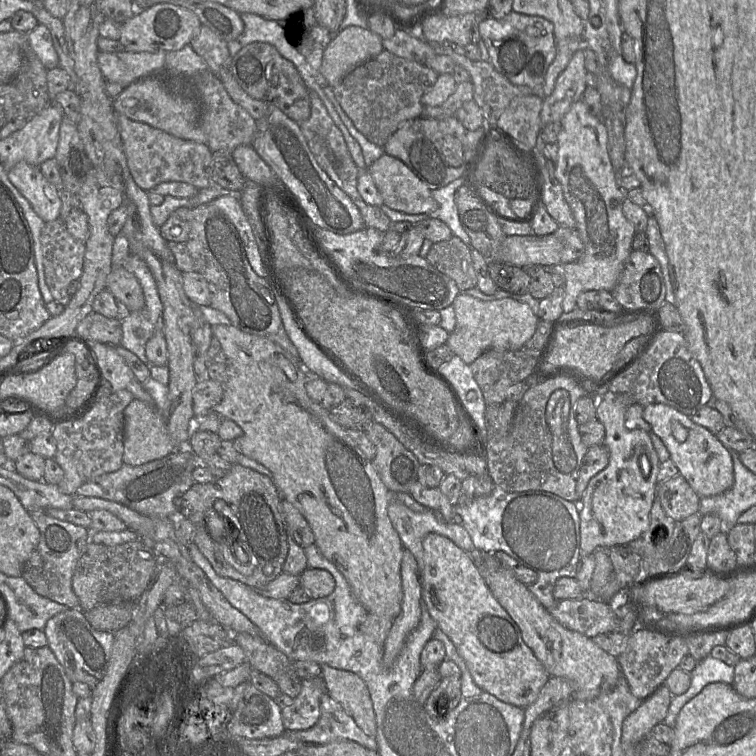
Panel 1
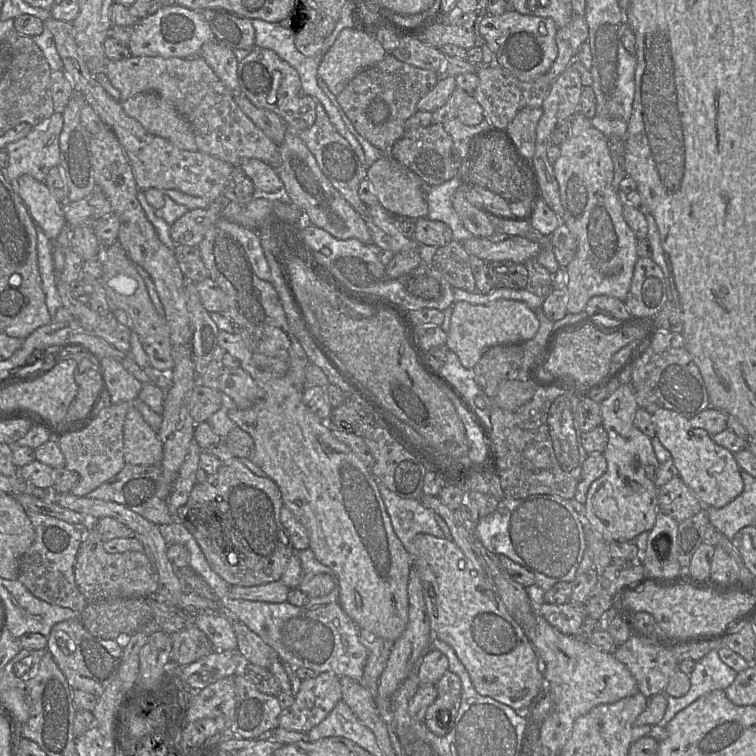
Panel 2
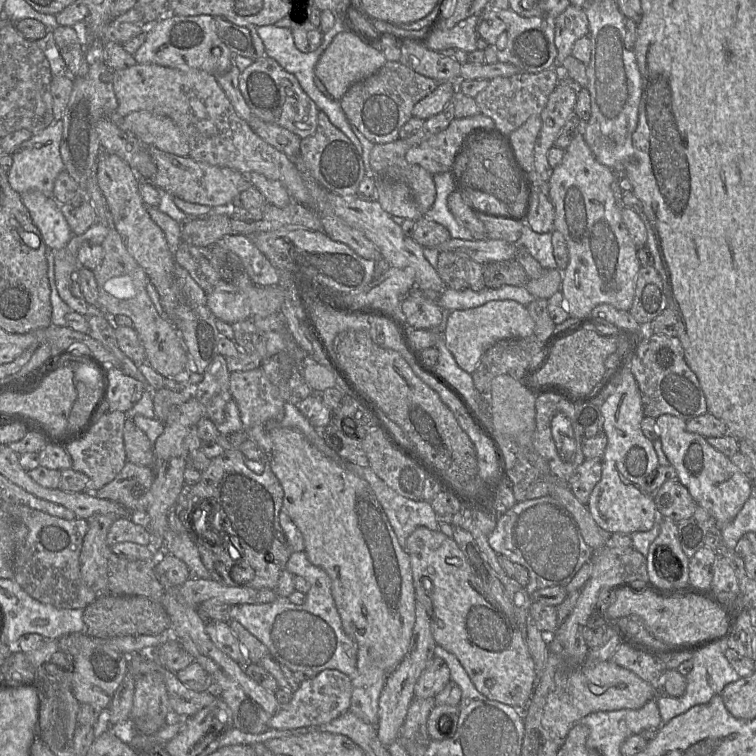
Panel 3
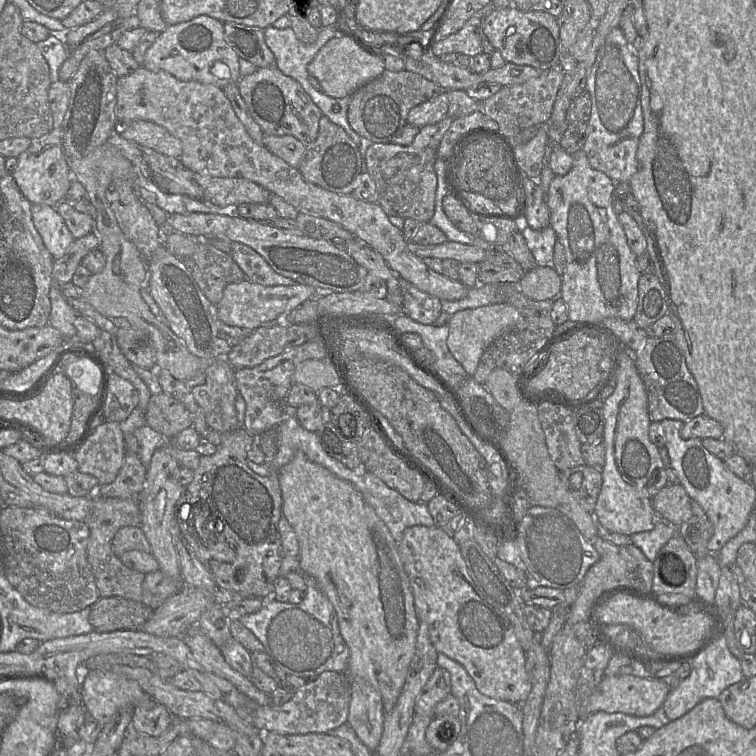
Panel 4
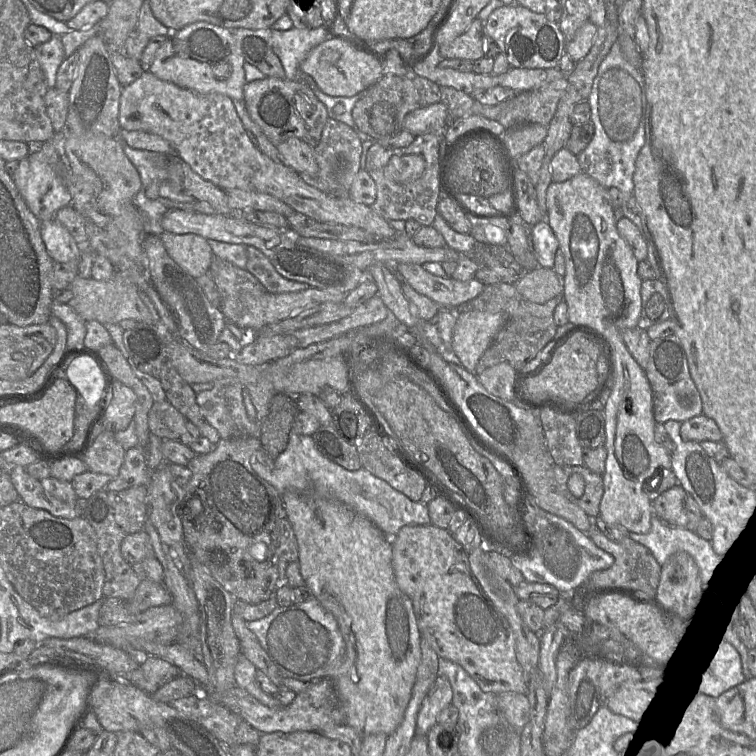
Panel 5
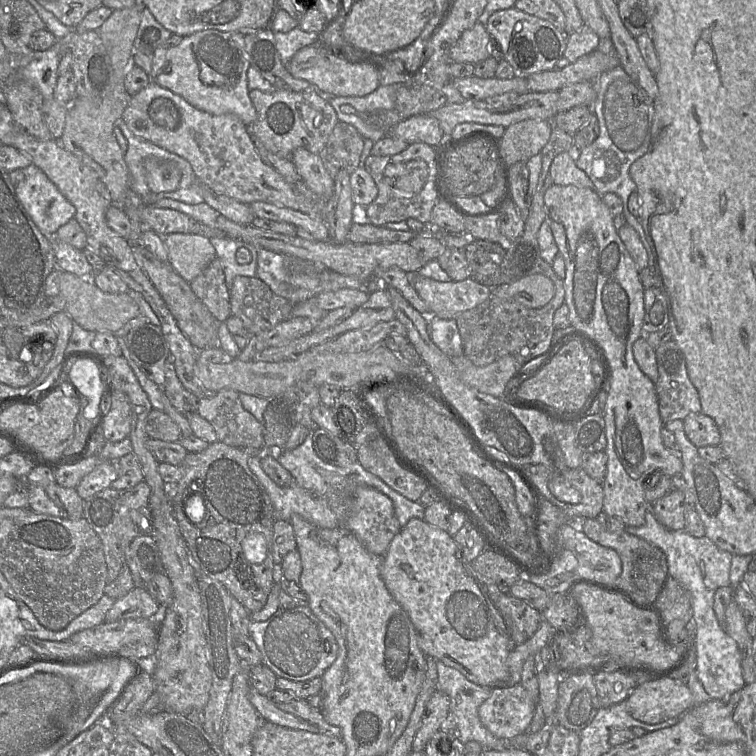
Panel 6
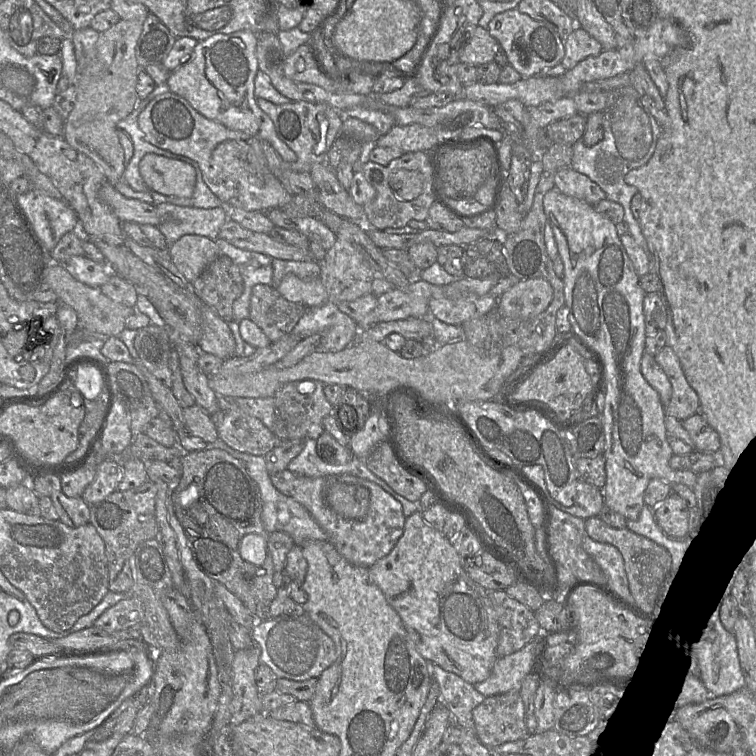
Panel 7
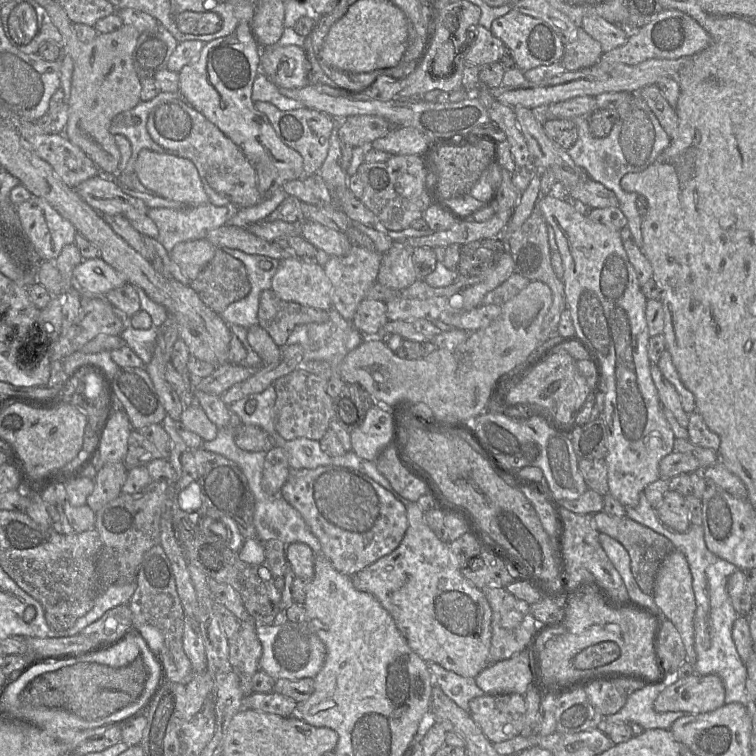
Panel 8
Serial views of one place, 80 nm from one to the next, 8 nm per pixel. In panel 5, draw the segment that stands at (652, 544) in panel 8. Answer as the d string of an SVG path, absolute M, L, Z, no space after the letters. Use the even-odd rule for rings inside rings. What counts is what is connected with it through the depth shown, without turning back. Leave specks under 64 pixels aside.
M595 525L587 532L587 535L593 540L596 546L611 554L615 561L610 568L593 572L583 587L621 586L643 596L656 597L661 565L647 547L635 542L630 537L625 537L621 541L612 541Z

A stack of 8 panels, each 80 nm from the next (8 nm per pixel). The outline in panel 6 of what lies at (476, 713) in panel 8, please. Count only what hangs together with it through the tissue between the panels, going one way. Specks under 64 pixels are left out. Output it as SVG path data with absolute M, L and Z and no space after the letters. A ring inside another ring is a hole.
M521 683L502 685L492 688L491 696L478 709L482 724L497 738L509 741L524 734L534 716L536 702L527 693Z

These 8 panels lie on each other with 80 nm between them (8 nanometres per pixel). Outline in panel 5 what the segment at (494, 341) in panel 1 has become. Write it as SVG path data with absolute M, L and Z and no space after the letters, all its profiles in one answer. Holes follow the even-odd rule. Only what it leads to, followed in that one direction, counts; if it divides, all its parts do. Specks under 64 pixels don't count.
M464 310L457 315L452 348L464 368L475 372L480 357L507 321L505 312Z

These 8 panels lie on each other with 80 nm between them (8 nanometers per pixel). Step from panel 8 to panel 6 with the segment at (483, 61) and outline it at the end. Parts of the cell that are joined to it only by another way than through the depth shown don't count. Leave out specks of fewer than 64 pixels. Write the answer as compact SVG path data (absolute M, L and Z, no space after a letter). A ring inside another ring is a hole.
M479 21L462 33L450 48L450 59L459 63L477 64L491 57L491 35Z

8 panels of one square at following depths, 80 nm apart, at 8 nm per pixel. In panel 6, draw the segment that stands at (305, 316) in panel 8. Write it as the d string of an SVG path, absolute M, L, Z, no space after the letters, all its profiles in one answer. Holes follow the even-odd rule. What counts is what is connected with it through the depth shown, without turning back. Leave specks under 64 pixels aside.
M237 276L229 288L231 315L240 318L250 335L288 320L294 304L276 295L257 277Z

